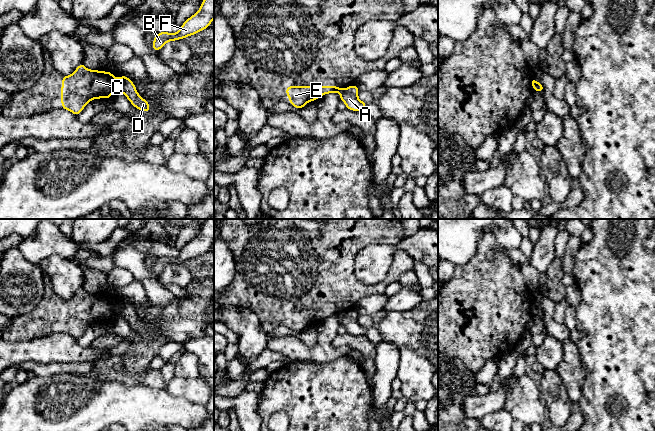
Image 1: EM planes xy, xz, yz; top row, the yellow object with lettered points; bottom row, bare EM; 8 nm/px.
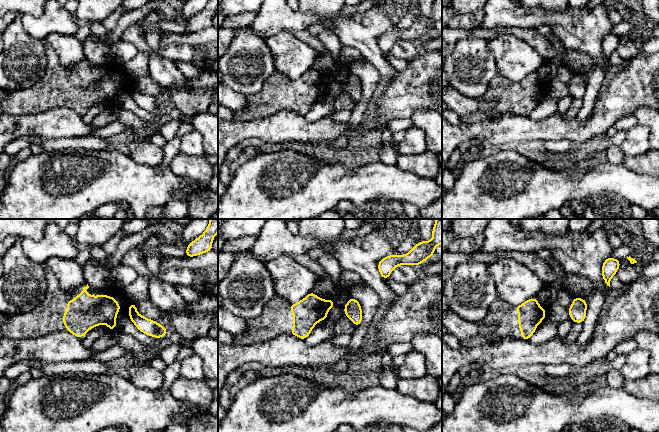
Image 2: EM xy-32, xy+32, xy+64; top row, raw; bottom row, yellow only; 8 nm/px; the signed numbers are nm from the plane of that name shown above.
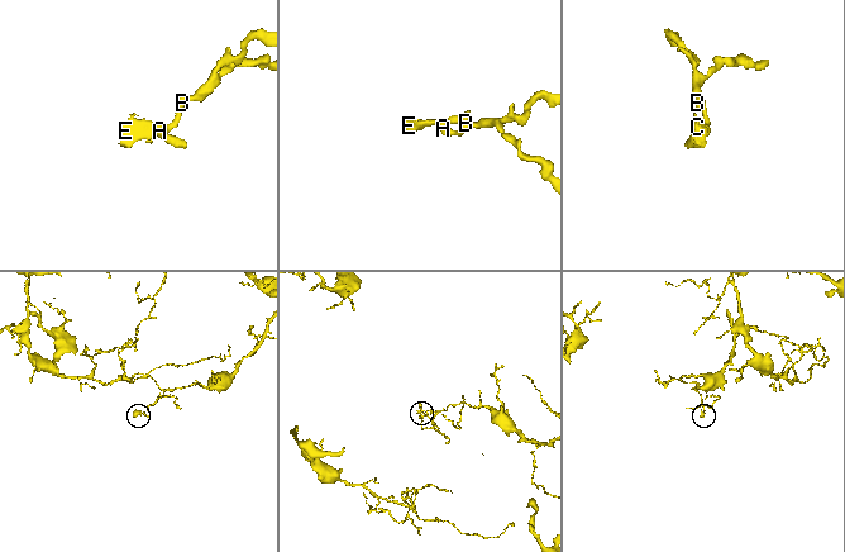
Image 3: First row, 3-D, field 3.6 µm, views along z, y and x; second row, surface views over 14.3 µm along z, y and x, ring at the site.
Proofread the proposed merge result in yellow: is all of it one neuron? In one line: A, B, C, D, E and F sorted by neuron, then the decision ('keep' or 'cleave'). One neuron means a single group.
A B D F / C E; cleave

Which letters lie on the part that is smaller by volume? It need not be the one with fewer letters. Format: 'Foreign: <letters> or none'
Foreign: C, E

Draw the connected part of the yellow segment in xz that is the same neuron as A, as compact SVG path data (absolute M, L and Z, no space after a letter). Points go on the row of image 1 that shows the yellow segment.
M356 84L351 85L340 92L340 100L342 100L346 108L352 111L364 111L367 103L358 99L359 89Z

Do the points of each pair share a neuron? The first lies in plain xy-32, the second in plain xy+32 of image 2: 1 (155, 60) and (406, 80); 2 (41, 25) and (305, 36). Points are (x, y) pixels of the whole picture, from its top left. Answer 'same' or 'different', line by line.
1: different
2: different

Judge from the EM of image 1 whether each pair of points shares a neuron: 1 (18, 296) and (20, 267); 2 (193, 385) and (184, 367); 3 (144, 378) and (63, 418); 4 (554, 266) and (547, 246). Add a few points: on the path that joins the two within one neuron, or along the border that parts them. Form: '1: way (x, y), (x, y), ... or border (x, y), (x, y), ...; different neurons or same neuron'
1: way (18, 289), (19, 274); same neuron
2: border (200, 376), (175, 377); different neurons
3: border (139, 385), (162, 388); different neurons
4: border (555, 257), (540, 274); different neurons

